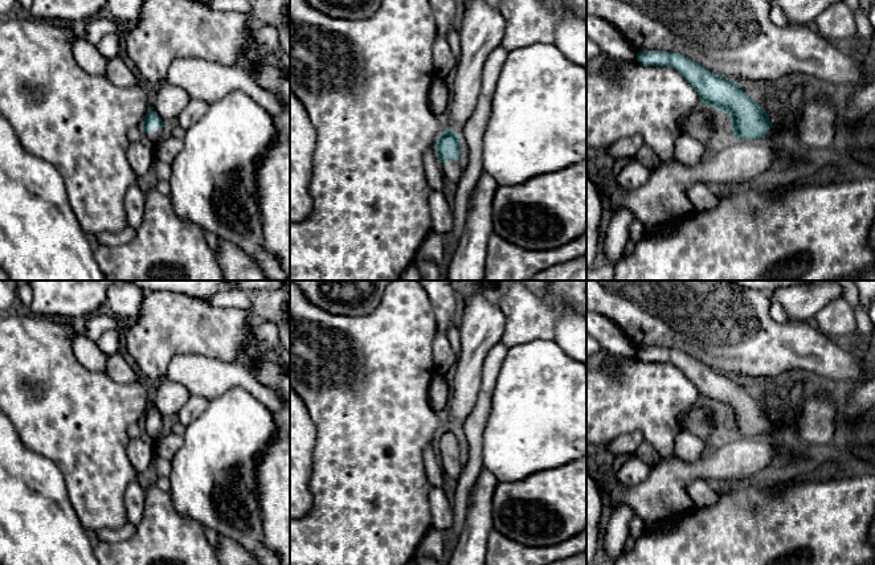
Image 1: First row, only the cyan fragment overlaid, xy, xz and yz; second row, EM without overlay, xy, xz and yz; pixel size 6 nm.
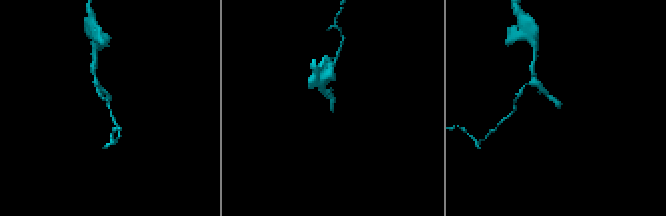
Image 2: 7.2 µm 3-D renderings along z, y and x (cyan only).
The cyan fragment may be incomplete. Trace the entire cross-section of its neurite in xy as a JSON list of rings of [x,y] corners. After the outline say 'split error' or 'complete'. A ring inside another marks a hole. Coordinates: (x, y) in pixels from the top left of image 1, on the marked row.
[[[150,109],[147,112],[142,127],[144,131],[144,138],[147,138],[155,146],[155,148],[167,135],[165,123],[152,109]]]; split error

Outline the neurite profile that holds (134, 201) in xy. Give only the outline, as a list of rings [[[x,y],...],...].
[[[135,184],[128,188],[124,197],[126,221],[132,229],[138,229],[144,216],[146,193]]]

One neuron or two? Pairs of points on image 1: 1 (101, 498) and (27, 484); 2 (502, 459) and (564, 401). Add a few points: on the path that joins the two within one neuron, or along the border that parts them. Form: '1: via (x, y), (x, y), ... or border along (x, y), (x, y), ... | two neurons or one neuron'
1: border along (54, 462), (62, 475), (69, 502), (78, 520) | two neurons
2: via (518, 443), (523, 442), (548, 417) | one neuron

